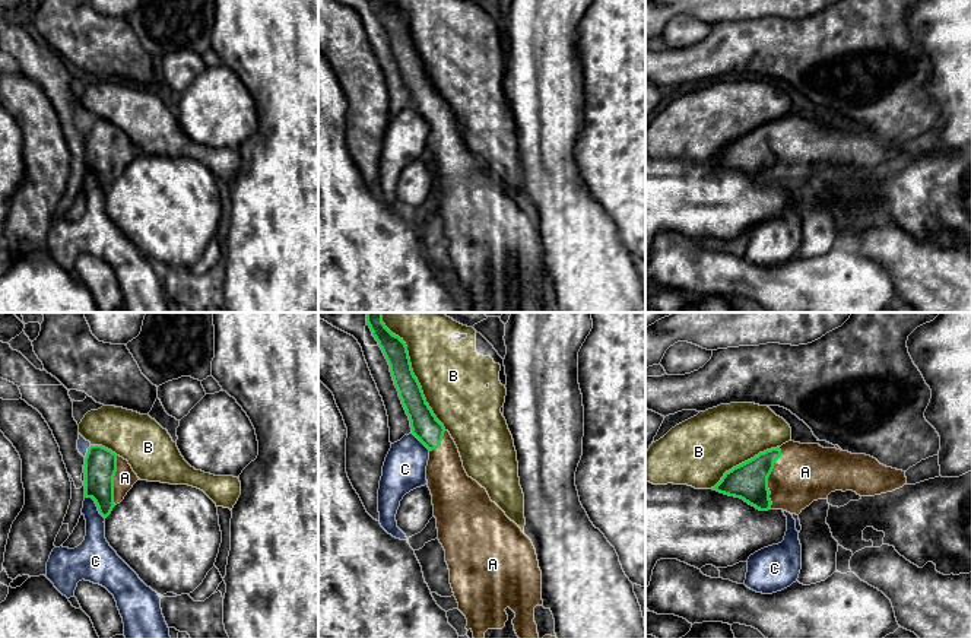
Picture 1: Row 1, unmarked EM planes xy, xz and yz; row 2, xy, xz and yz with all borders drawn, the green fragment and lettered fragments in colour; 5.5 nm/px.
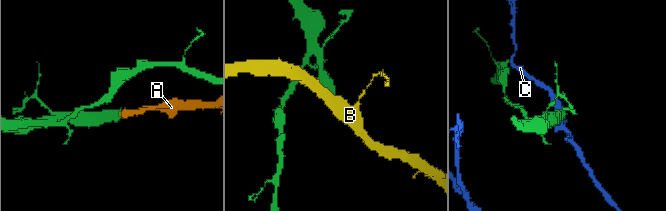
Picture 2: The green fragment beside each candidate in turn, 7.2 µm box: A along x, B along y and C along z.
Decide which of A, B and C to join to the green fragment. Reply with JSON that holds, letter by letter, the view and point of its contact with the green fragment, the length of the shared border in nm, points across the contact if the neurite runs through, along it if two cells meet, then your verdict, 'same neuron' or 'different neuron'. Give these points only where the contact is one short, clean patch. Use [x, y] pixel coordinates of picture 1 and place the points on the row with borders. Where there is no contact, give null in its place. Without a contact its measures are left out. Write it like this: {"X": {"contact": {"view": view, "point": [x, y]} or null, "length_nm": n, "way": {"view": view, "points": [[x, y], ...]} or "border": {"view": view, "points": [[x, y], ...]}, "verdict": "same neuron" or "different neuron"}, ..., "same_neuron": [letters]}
{"A": {"contact": {"view": "yz", "point": [768, 476]}, "length_nm": 340, "way": {"view": "yz", "points": [[748, 481], [768, 476], [793, 476], [805, 472]]}, "verdict": "same neuron"}, "B": {"contact": {"view": "xz", "point": [412, 371]}, "length_nm": 750, "verdict": "different neuron"}, "C": {"contact": {"view": "xy", "point": [97, 505]}, "length_nm": 170, "verdict": "different neuron"}, "same_neuron": ["A"]}

